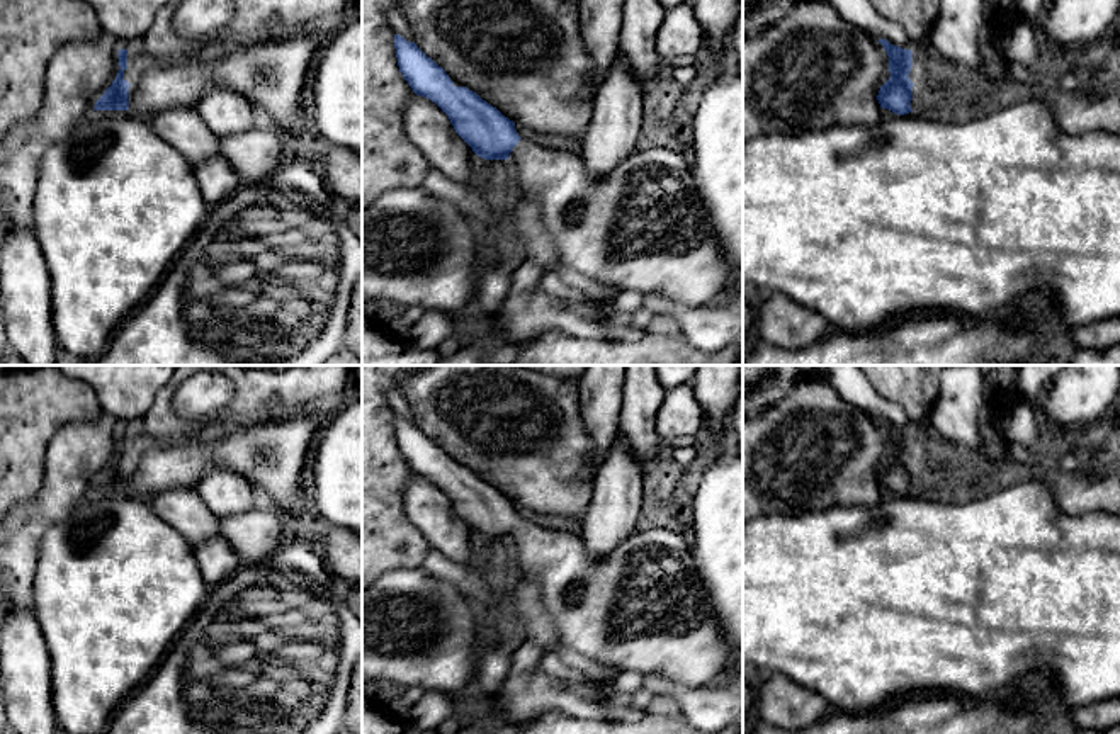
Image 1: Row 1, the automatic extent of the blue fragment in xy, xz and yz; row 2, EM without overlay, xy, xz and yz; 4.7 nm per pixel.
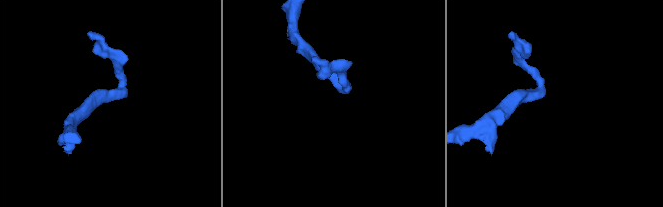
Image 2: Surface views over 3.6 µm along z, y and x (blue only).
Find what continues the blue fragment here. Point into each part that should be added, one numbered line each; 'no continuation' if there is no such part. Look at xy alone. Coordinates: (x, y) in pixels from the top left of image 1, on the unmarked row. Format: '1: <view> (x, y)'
1: xy (272, 456)

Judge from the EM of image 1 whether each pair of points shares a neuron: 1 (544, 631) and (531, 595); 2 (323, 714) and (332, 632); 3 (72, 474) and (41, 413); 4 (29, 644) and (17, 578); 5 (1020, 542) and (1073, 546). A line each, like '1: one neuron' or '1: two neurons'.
1: one neuron
2: one neuron
3: two neurons
4: two neurons
5: one neuron

